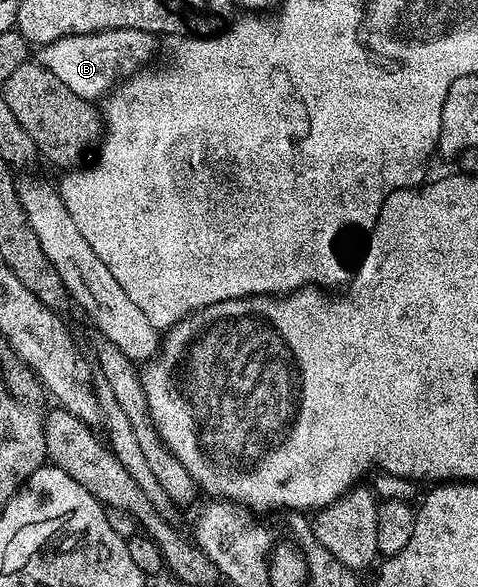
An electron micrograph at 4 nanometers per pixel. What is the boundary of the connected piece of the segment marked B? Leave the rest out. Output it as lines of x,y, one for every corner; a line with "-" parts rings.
108,29
93,31
87,35
69,35
60,37
51,43
43,43
37,48
36,61
44,69
56,73
76,97
91,101
101,100
111,94
118,71
123,77
145,68
154,55
155,36
140,29

